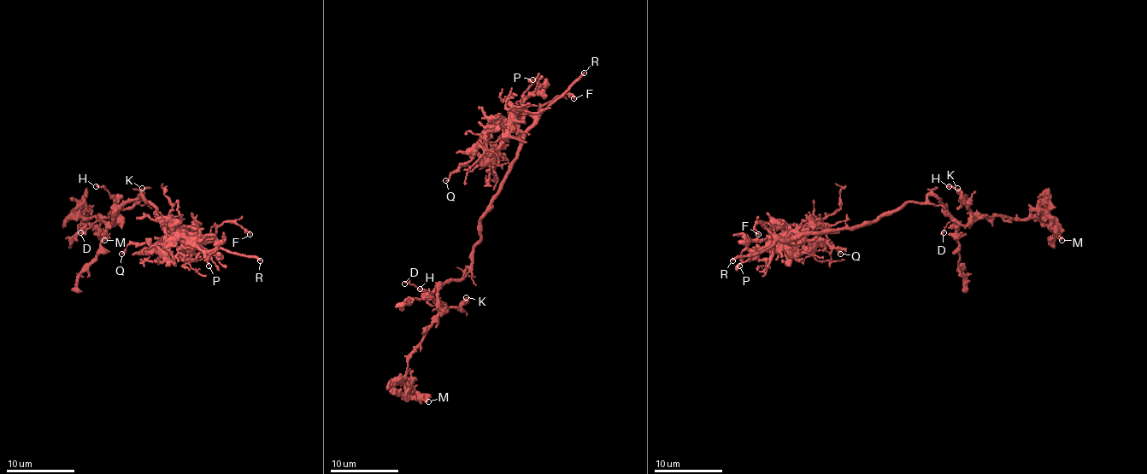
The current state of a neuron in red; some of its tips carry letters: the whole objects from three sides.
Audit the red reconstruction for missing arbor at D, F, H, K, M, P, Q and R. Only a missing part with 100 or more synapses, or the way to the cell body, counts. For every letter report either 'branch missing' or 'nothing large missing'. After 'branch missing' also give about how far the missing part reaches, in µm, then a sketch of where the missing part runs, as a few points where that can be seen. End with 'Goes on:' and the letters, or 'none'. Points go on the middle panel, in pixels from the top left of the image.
D: nothing large missing
F: nothing large missing
H: nothing large missing
K: nothing large missing
M: nothing large missing
P: nothing large missing
Q: nothing large missing
R: branch missing | 70 µm
Goes on: R

